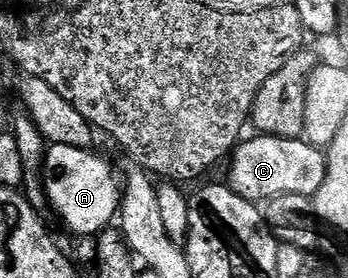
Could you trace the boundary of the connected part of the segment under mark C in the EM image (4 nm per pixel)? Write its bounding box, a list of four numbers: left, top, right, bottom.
[227,133,327,205]

